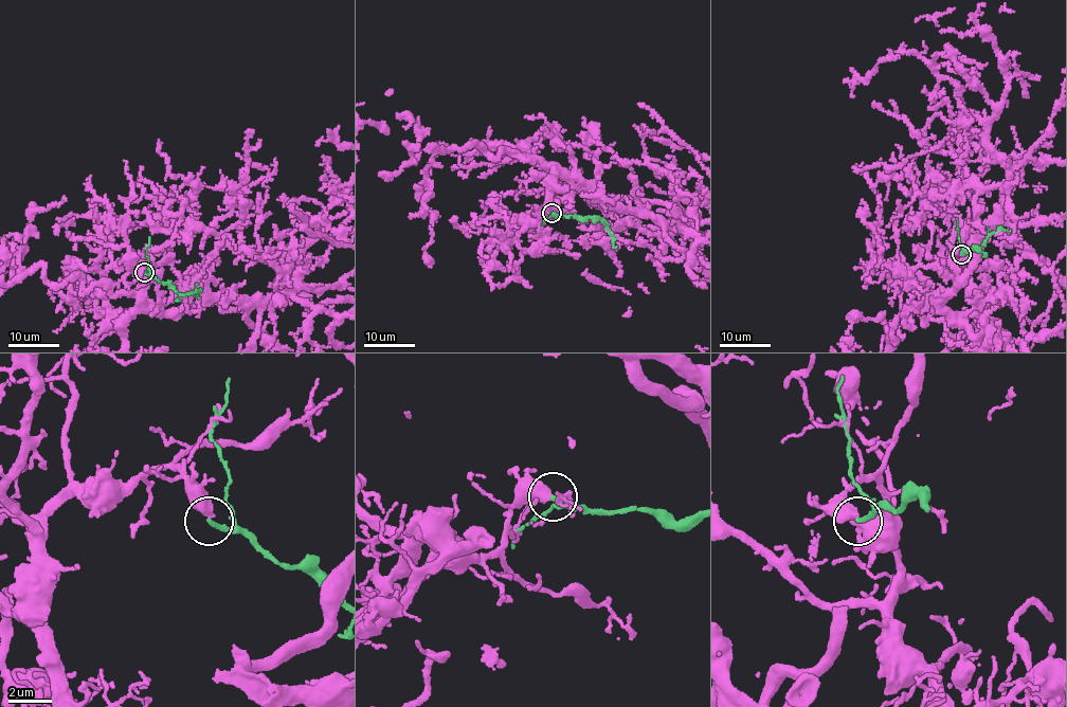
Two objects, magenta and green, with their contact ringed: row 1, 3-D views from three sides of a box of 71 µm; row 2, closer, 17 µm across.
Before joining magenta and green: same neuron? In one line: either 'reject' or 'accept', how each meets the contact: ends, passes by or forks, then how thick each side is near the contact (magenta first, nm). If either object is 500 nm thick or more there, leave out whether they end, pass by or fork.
reject | 500/220 nm

